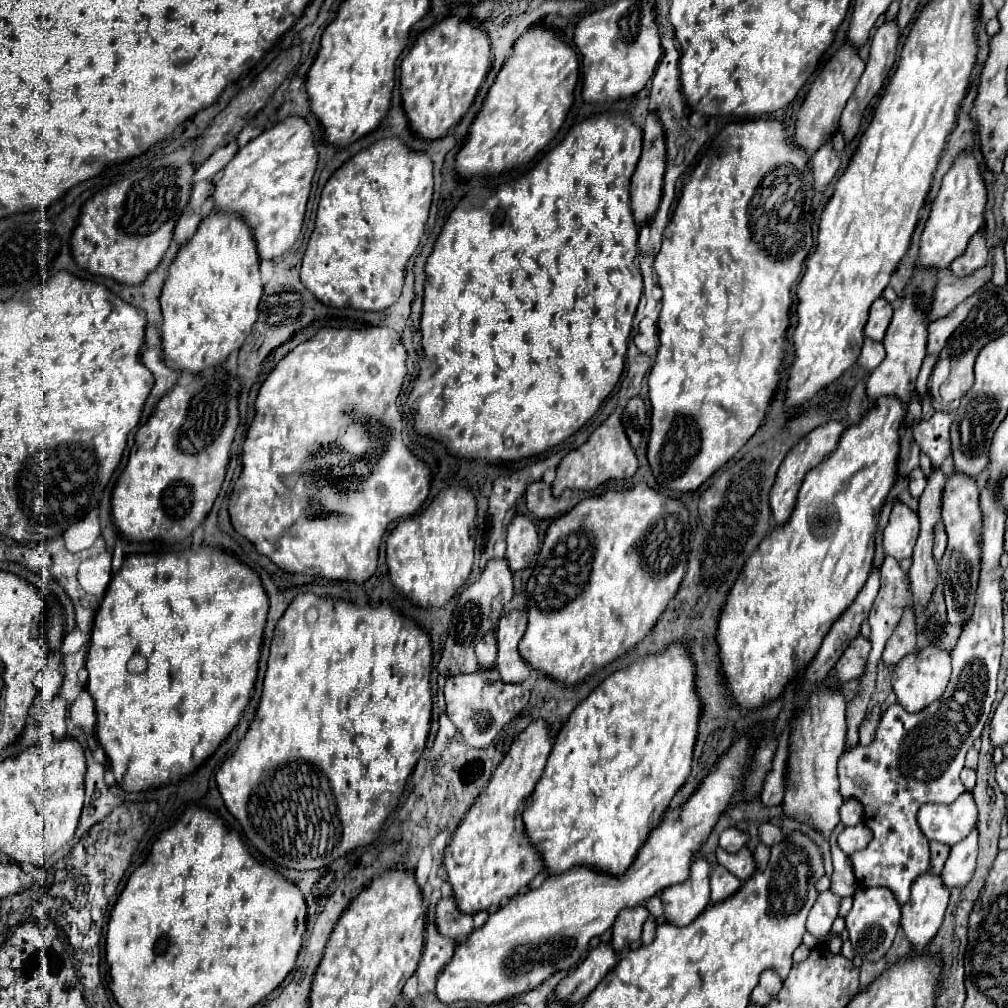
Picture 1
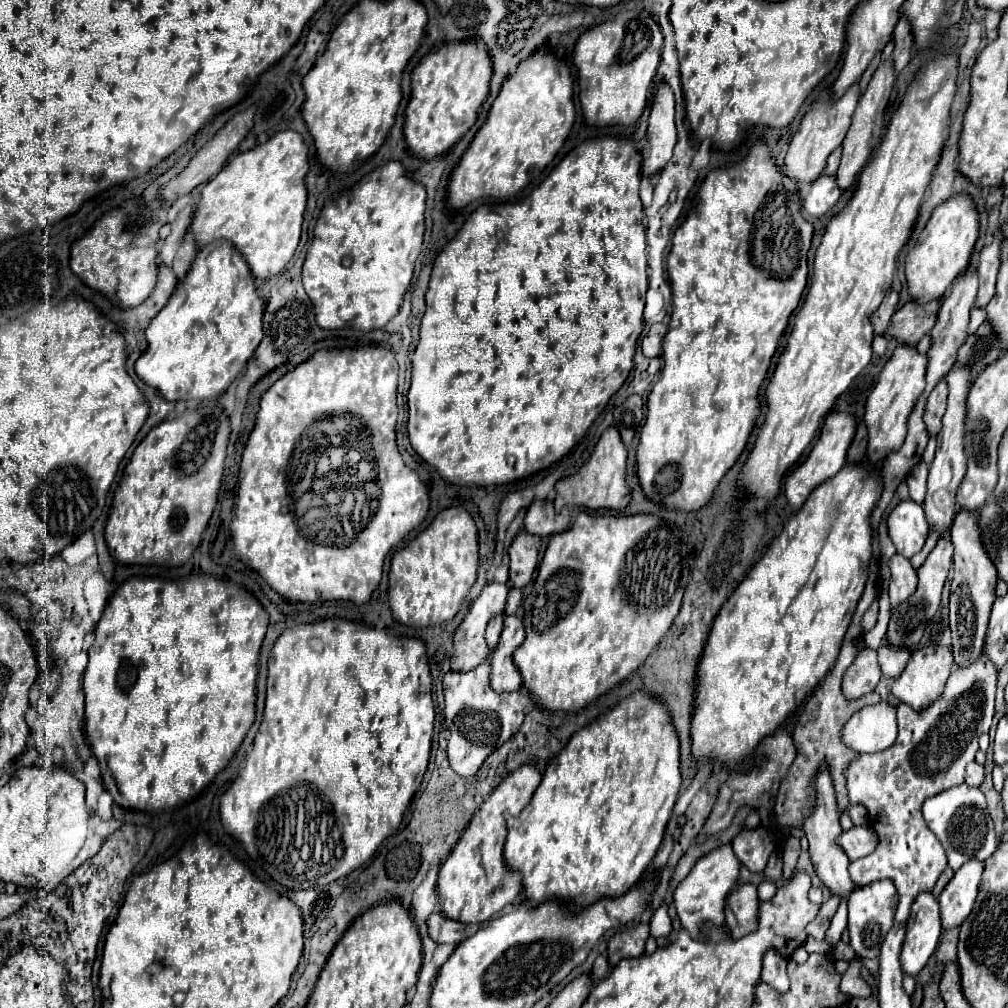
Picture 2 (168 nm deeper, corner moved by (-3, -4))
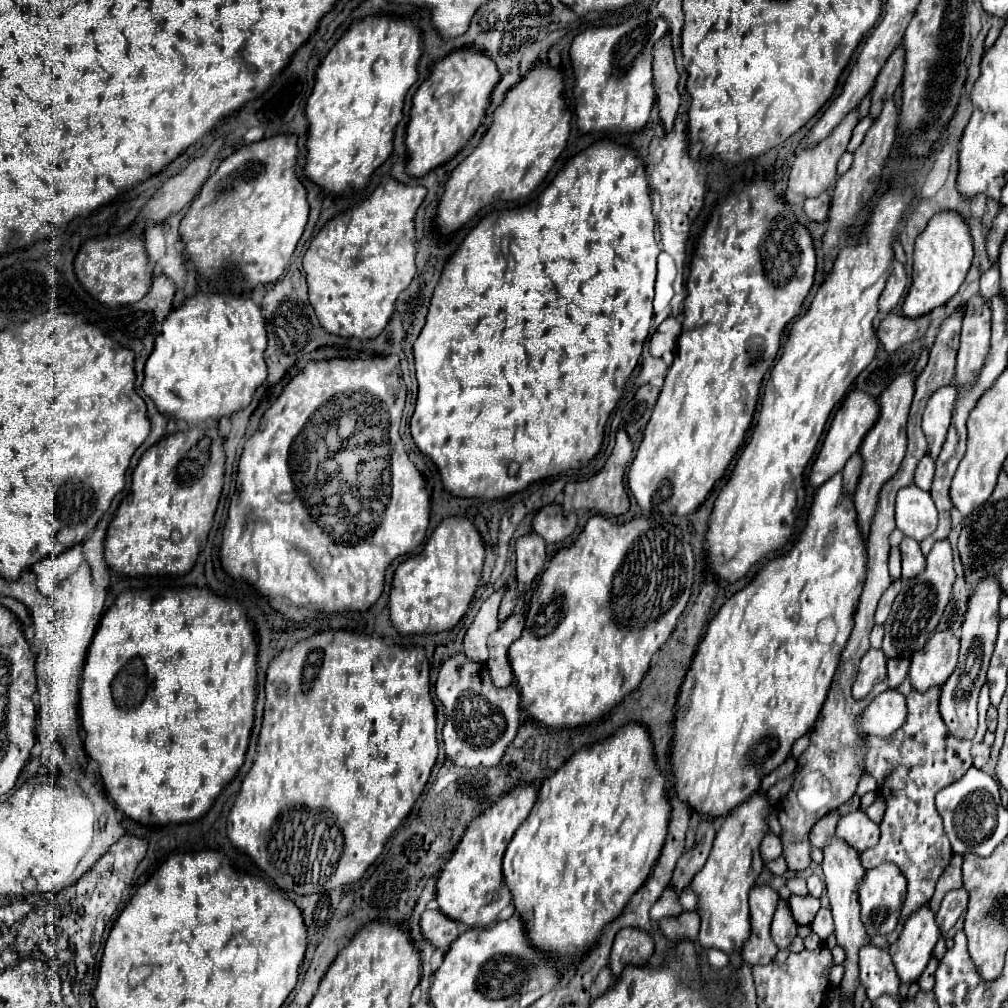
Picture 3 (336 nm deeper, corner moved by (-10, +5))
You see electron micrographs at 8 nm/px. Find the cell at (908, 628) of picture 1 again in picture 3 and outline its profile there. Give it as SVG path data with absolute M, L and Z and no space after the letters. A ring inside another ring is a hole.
M904 658L888 660L888 684L890 684L890 688L898 688L902 684L902 680L908 674L908 664L910 664L910 660L904 660Z

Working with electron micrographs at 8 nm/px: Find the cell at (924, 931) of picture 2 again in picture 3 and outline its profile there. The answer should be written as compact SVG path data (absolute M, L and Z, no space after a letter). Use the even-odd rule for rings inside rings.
M928 906L920 908L906 920L900 938L890 946L890 956L900 982L912 984L924 972L932 948L938 942L938 924L934 918L936 914Z

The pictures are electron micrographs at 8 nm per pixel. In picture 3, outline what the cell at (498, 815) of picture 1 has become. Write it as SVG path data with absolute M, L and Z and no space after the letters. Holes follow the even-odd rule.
M520 784L466 828L458 848L436 882L436 902L446 918L458 920L470 928L486 928L492 926L498 920L498 914L510 904L510 890L502 878L502 856L518 826L528 818L536 794L538 792L532 786Z

